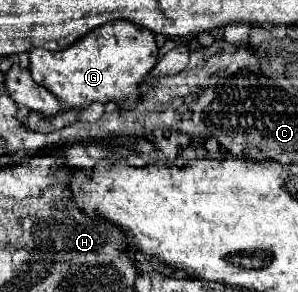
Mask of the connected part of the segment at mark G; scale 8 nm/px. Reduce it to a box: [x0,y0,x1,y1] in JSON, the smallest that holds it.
[28,20,158,108]

